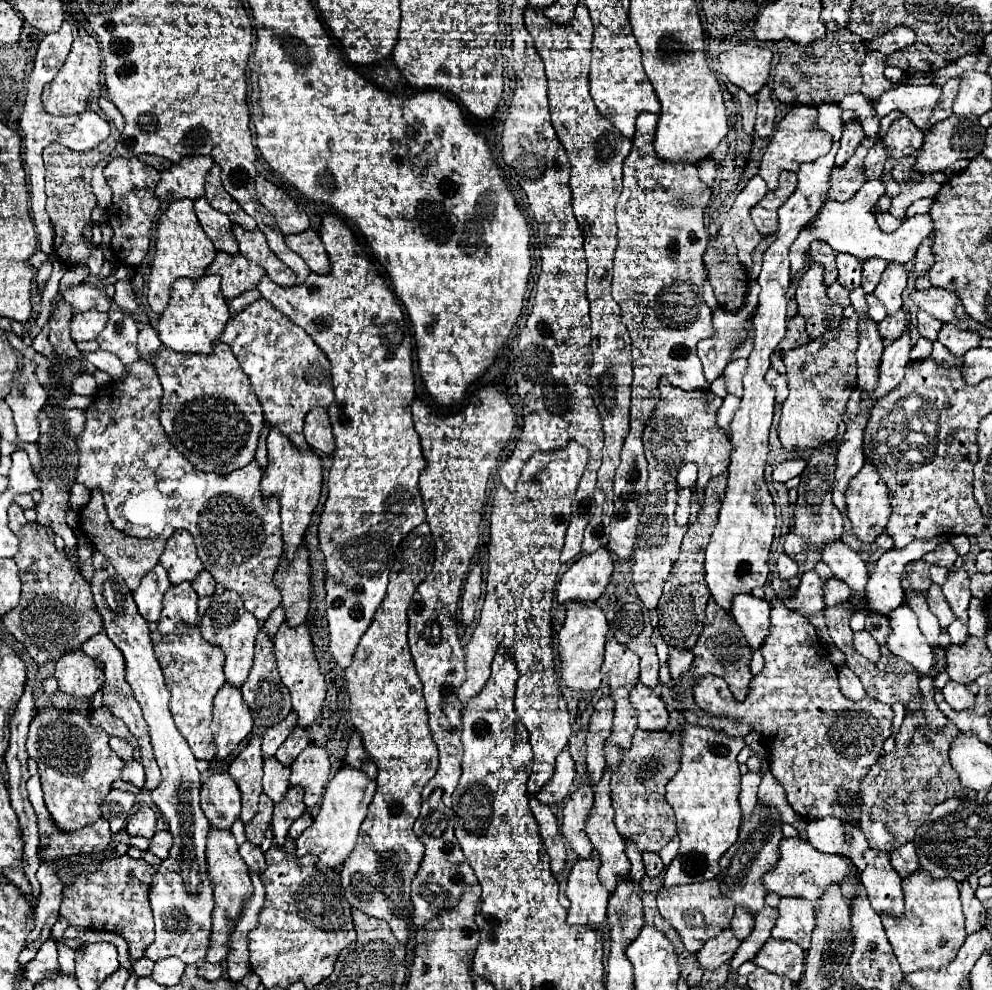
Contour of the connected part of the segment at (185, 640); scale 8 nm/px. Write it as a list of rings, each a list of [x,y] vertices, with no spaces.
[[[179,624],[173,634],[163,636],[161,642],[155,644],[155,656],[161,664],[165,686],[171,694],[171,712],[181,736],[191,746],[195,758],[213,760],[215,742],[211,734],[211,710],[213,698],[227,682],[223,676],[223,652],[201,638],[199,628],[189,628],[187,624]]]

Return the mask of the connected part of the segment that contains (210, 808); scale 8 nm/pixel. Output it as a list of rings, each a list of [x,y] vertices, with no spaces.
[[[223,772],[209,776],[201,786],[201,810],[209,824],[229,830],[241,814],[241,794],[235,780]]]

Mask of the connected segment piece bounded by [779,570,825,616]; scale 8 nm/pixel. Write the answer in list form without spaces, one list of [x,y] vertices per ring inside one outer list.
[[[815,570],[805,572],[801,576],[799,588],[791,596],[781,598],[779,602],[787,610],[793,610],[793,612],[797,612],[801,616],[807,616],[807,614],[809,616],[817,616],[825,608],[825,602],[823,602],[823,586],[825,586],[825,580],[821,580]]]

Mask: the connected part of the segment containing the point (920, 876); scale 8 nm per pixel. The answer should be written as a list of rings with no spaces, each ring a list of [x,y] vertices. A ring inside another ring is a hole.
[[[919,870],[903,880],[905,912],[899,920],[881,916],[887,938],[901,964],[903,974],[917,970],[941,970],[957,956],[961,942],[967,938],[965,916],[961,910],[959,884],[953,878],[935,880],[927,870]]]

